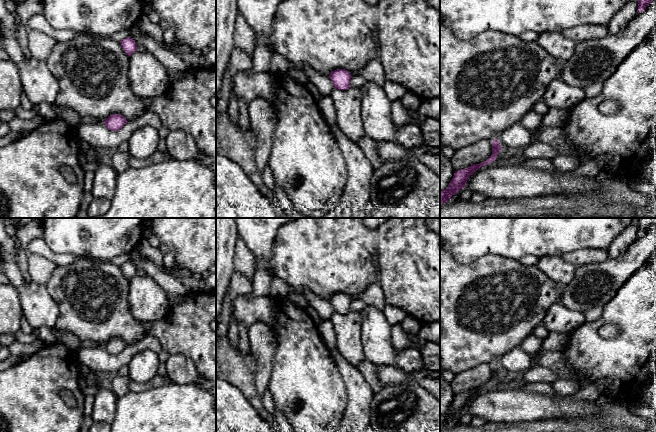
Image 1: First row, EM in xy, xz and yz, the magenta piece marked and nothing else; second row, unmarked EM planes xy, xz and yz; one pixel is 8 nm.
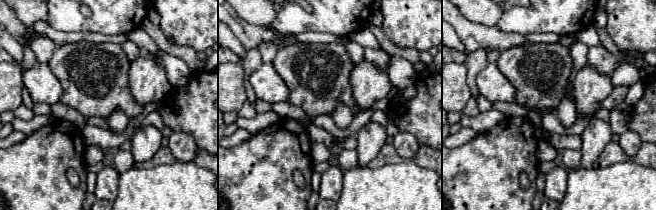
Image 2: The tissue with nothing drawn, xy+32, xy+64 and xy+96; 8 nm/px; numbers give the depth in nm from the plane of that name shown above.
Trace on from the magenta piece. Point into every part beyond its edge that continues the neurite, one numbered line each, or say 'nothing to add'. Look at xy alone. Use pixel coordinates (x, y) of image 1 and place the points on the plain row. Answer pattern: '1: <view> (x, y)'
nothing to add

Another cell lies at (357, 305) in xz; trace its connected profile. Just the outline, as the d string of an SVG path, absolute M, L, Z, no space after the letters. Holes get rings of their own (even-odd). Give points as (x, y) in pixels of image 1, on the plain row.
M360 299L352 300L350 304L350 311L361 312L365 307L366 303Z

